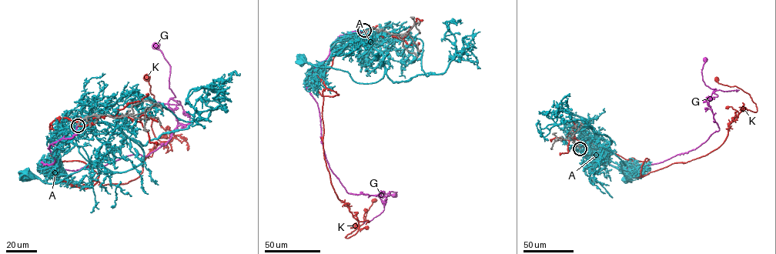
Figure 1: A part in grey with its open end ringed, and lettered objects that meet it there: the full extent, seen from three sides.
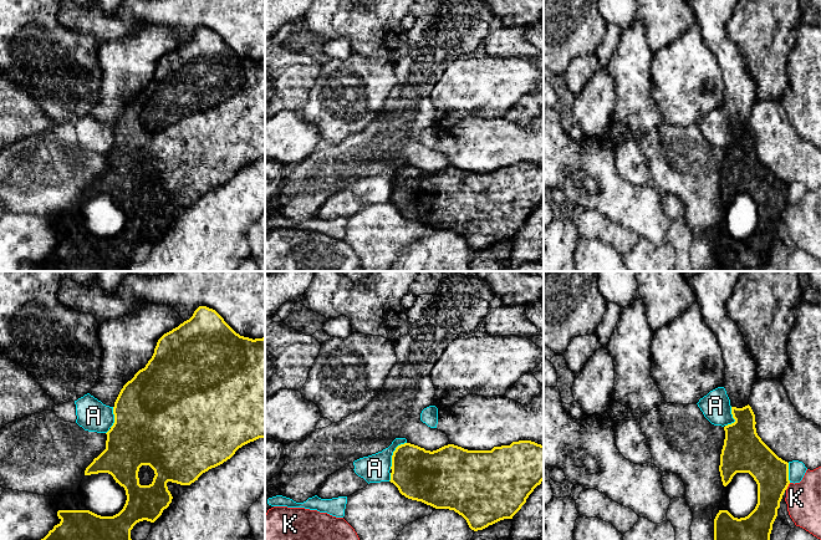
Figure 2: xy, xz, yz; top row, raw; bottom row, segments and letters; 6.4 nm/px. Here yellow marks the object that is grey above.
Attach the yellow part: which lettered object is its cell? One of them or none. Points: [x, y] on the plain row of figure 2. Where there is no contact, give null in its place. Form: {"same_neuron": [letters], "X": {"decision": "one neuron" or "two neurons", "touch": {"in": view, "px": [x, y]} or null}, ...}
{"same_neuron": ["G"], "A": {"decision": "two neurons", "touch": {"in": "xz", "px": [393, 174]}}, "G": {"decision": "one neuron", "touch": null}, "K": {"decision": "two neurons", "touch": {"in": "yz", "px": [788, 207]}}}

